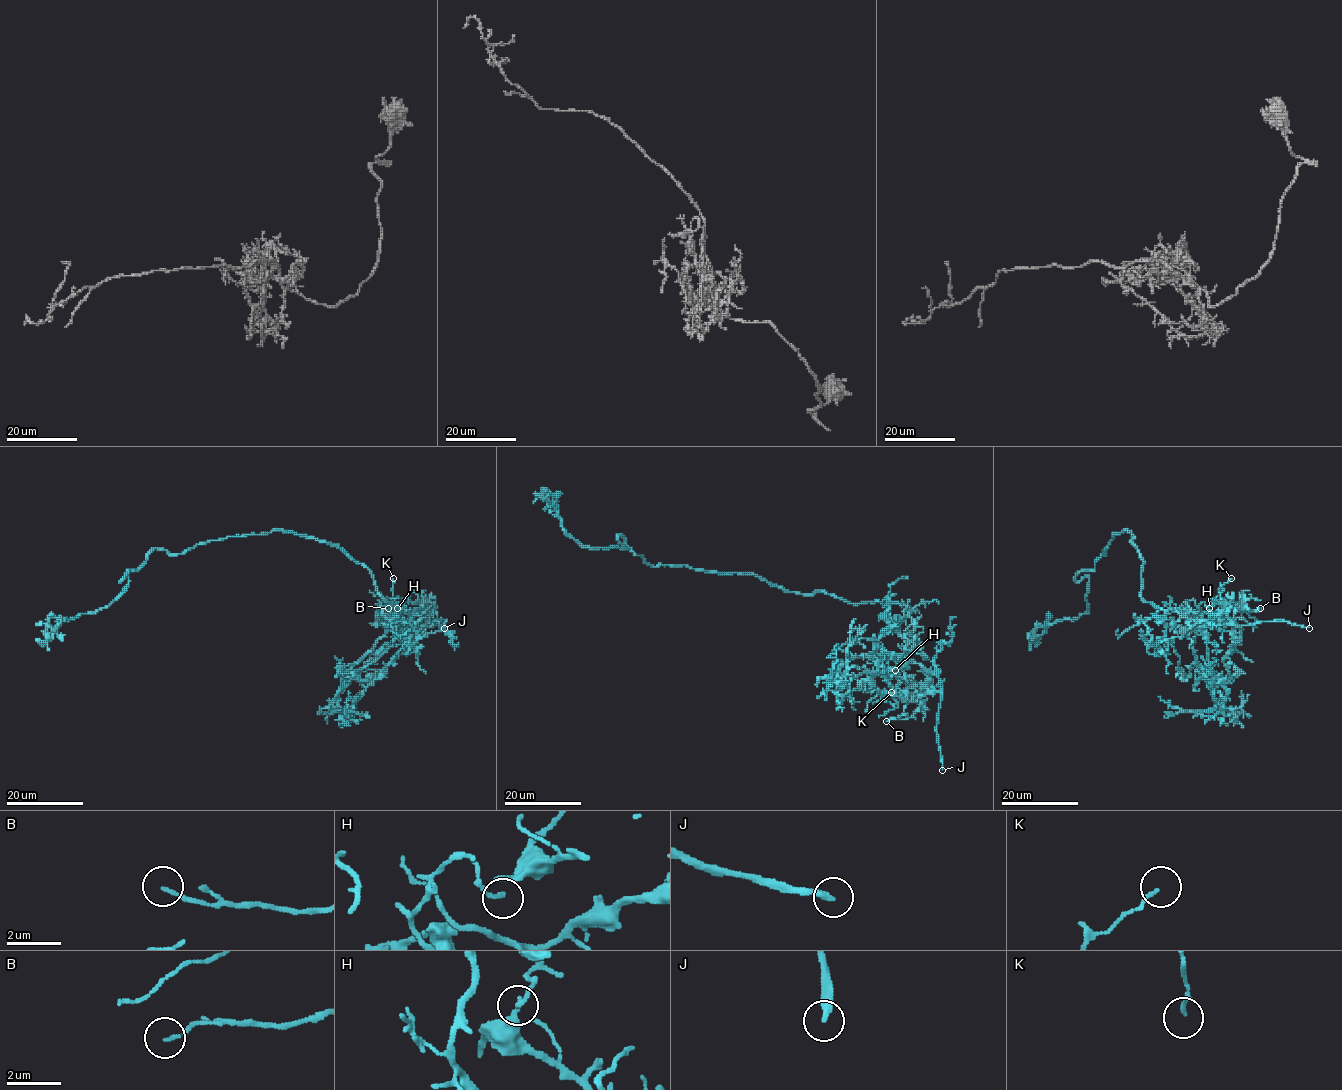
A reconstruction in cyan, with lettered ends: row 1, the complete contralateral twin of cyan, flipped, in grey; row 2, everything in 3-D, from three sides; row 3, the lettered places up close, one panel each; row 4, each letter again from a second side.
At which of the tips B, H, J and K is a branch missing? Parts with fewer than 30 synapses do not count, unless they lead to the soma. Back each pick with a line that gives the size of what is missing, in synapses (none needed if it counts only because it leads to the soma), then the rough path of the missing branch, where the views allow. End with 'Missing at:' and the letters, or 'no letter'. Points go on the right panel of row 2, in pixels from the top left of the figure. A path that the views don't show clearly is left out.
Missing at: J

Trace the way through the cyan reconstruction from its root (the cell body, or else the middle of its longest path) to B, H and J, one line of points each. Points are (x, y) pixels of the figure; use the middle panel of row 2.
B: (791, 592), (822, 590), (886, 609), (930, 692), (918, 695), (911, 717), (886, 721)
H: (791, 592), (822, 590), (853, 604), (878, 601), (906, 644), (903, 655), (893, 656), (897, 659), (895, 670)
J: (791, 592), (822, 590), (853, 604), (878, 601), (886, 609), (907, 655), (938, 677), (942, 770)

